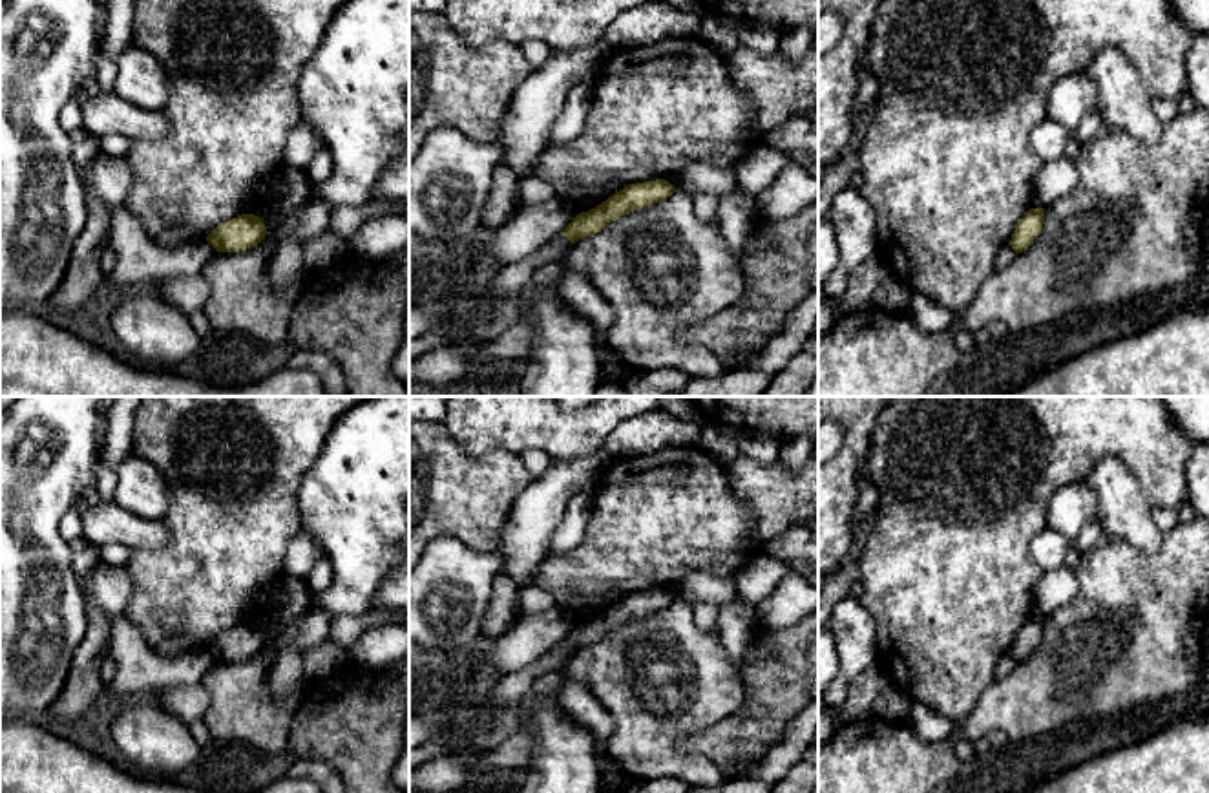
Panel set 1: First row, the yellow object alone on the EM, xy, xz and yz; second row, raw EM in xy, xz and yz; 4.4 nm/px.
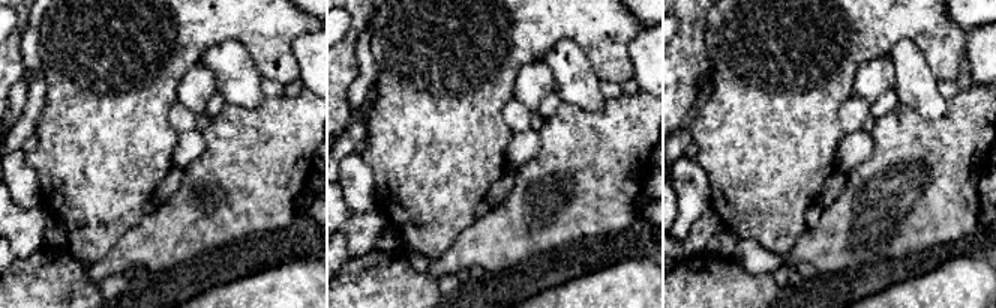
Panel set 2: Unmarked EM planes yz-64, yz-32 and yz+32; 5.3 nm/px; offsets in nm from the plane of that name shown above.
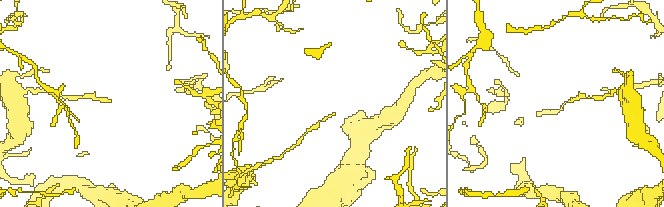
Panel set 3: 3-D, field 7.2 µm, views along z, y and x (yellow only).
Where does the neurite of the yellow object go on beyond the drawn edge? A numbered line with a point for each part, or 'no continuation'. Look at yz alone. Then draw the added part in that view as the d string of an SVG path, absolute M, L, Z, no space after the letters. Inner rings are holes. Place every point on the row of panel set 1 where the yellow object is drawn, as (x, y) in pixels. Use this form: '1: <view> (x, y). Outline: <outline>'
no continuation

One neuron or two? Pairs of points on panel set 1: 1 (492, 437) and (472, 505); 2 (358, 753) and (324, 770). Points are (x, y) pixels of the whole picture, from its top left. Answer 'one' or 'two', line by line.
1: two
2: two

